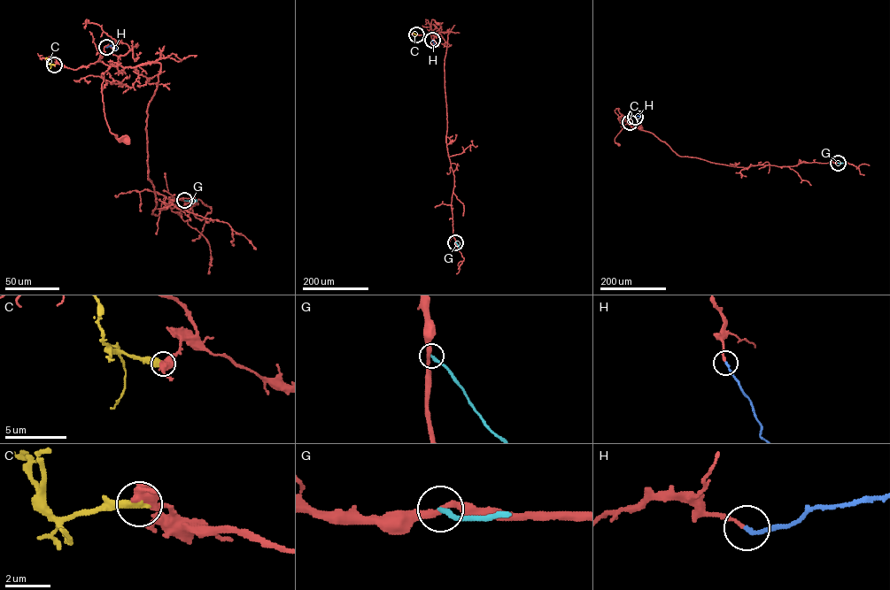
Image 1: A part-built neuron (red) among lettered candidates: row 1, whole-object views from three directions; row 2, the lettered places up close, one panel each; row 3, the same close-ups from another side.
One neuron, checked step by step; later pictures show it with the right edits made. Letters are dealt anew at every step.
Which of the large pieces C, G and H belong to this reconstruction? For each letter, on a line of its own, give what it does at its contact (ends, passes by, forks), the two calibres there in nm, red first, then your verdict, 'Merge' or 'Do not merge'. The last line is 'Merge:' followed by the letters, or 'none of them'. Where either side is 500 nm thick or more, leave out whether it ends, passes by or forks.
C: Thickness 500 nm (red) against 480 nm. Do not merge
G: It ends there. Thickness 300 nm (red) against 240 nm. Do not merge
H: It ends there. Thickness 170 nm (red) against 180 nm. Merge
Merge: H

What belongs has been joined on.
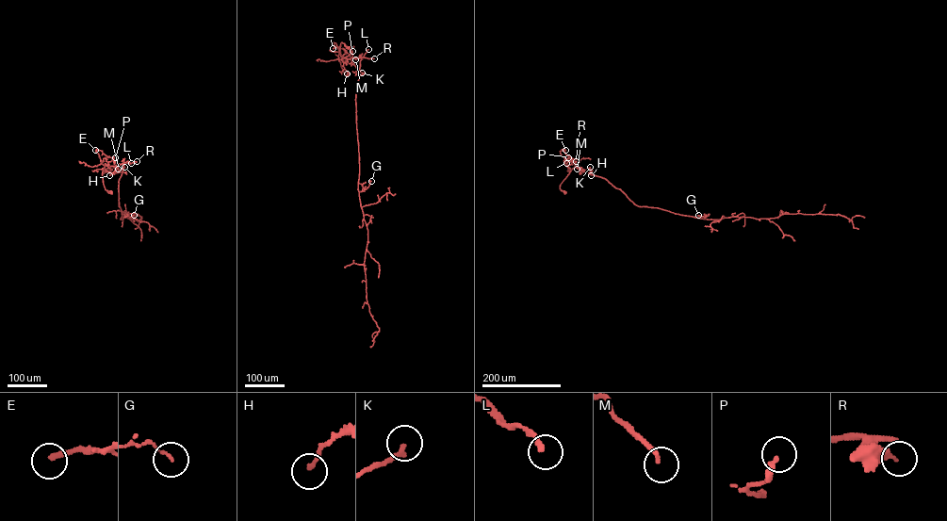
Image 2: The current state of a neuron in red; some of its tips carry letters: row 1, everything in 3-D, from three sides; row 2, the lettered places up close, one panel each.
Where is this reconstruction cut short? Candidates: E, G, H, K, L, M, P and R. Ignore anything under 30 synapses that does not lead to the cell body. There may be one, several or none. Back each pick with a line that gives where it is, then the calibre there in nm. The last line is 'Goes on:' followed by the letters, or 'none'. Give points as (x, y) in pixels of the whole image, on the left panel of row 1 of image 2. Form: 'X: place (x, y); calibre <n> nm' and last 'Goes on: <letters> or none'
L: place (131, 163); calibre 200 nm
M: place (118, 169); calibre 150 nm
R: place (137, 161); calibre 260 nm
Goes on: L, M, R

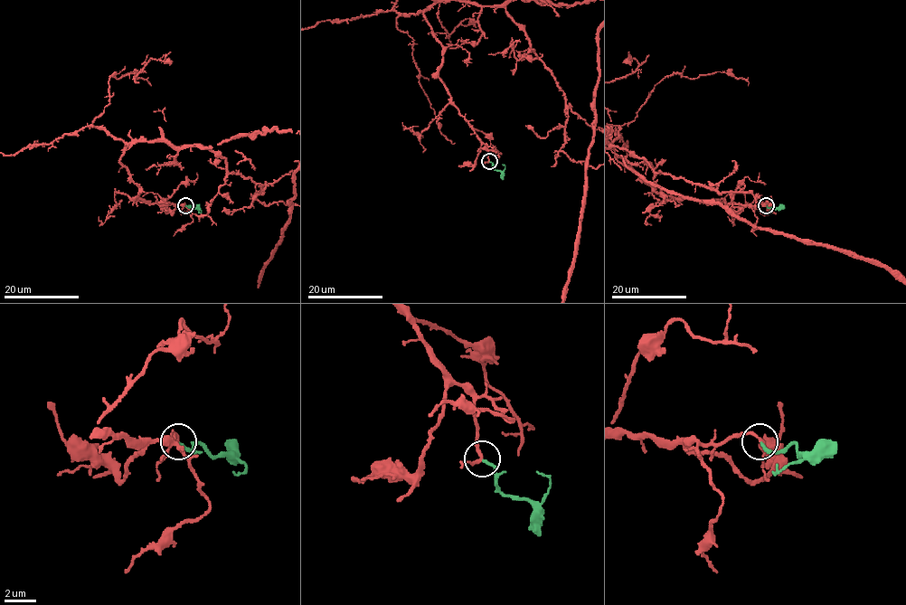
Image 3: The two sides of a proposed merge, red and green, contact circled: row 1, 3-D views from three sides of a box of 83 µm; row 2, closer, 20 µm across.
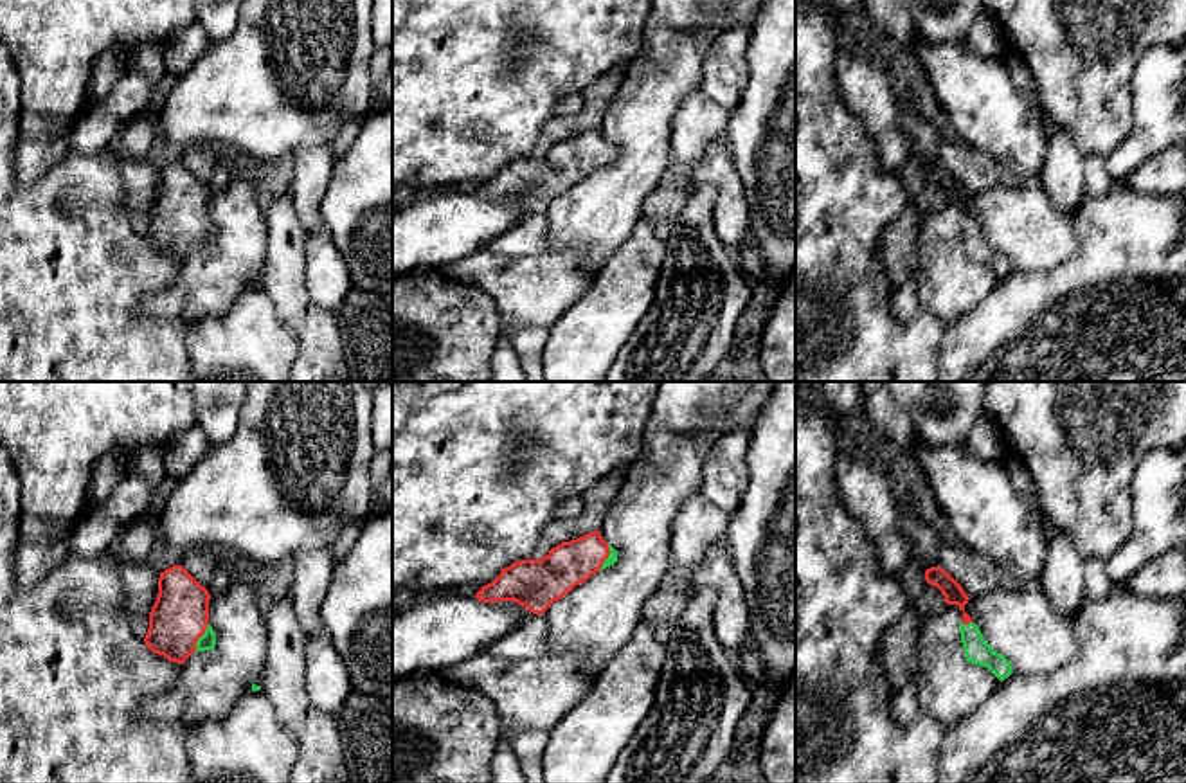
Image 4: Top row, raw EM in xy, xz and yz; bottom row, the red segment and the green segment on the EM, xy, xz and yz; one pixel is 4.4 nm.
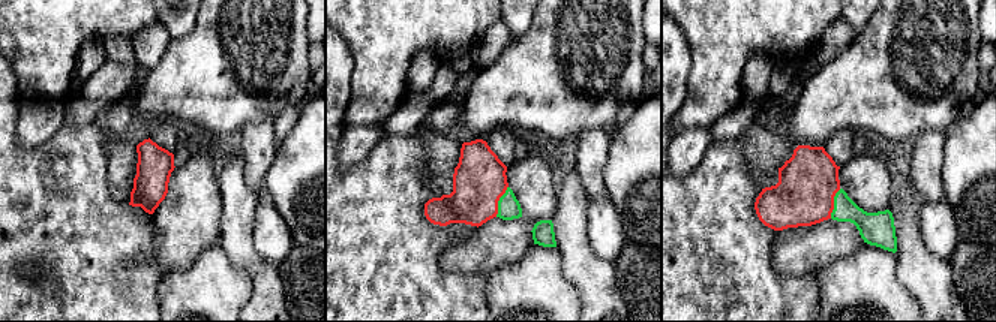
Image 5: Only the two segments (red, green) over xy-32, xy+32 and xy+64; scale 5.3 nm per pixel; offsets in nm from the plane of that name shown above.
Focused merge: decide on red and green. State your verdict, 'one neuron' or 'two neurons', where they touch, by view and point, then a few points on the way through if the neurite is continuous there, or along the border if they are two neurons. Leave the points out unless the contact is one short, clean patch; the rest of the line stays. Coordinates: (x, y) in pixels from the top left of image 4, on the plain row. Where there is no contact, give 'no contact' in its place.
one neuron; contact xy (202, 231); way xy (179, 215), (193, 229), (202, 231), (207, 238)

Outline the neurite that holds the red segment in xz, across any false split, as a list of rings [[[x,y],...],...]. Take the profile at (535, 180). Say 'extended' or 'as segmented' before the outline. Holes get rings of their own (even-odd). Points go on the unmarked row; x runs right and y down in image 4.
extended; [[[599,128],[562,139],[542,157],[520,157],[475,191],[479,198],[515,198],[533,211],[545,207],[576,182],[617,158],[617,148]]]

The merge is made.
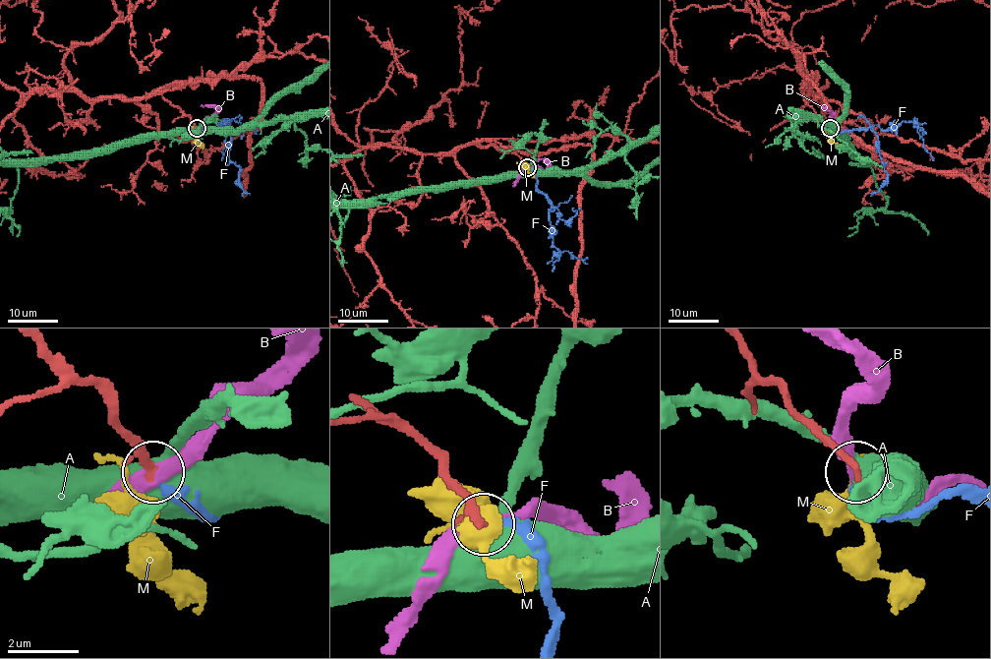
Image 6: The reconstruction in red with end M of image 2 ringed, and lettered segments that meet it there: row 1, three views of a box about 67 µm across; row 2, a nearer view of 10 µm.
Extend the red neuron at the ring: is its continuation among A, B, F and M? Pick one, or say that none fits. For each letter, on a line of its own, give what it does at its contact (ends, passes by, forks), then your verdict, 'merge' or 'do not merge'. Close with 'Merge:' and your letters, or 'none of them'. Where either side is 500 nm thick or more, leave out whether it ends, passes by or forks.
A: do not merge
B: it passes by; do not merge
F: it ends; merge
M: it ends; do not merge
Merge: F

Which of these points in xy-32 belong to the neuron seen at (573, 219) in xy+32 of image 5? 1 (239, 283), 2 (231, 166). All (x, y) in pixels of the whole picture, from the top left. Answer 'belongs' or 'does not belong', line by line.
1: does not belong
2: belongs

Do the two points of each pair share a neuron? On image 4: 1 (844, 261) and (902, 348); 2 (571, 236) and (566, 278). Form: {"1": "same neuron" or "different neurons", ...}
{"1": "same neuron", "2": "same neuron"}

